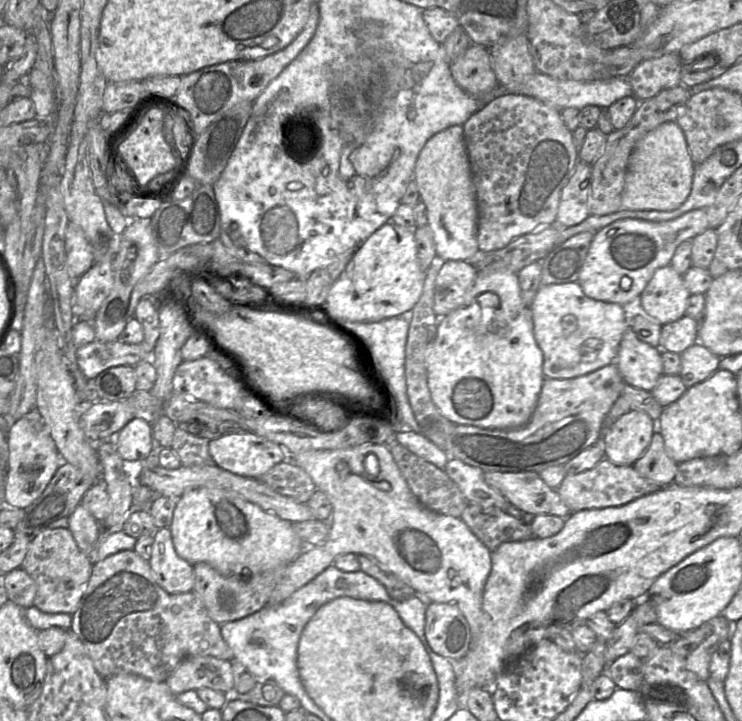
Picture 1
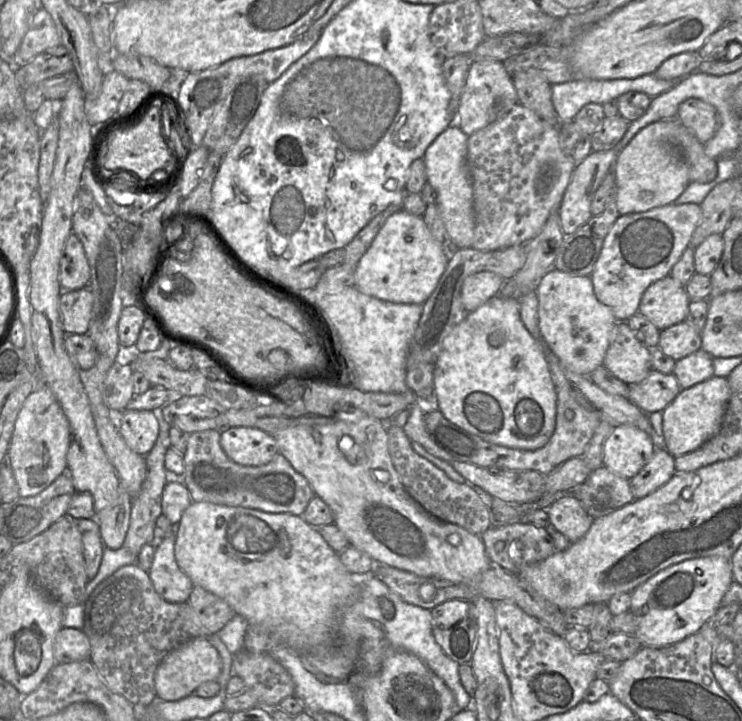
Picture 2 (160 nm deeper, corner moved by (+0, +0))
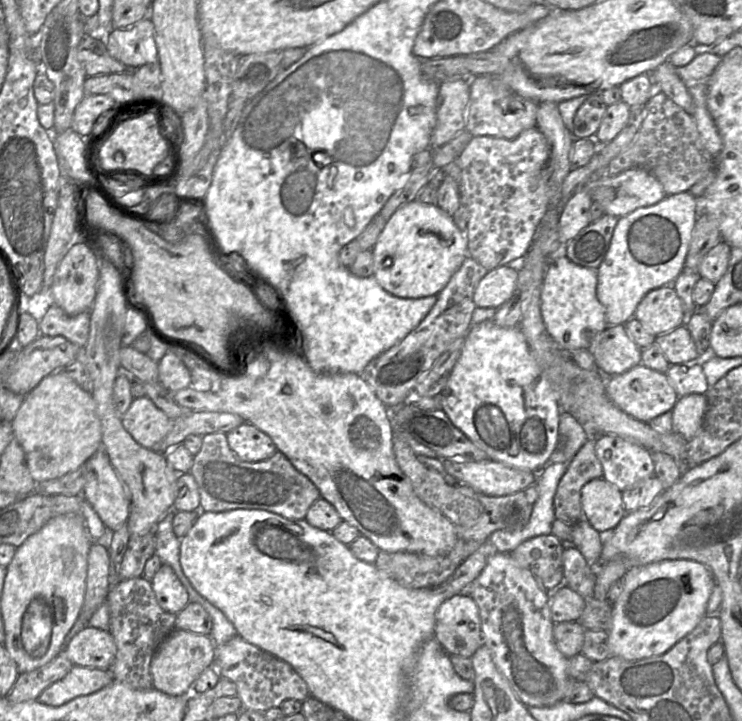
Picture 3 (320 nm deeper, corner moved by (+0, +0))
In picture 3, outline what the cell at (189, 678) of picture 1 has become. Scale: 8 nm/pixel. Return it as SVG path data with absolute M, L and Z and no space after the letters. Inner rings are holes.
M174 630L157 648L150 663L152 688L169 696L192 693L192 686L199 675L214 665L215 644L210 636L189 631Z

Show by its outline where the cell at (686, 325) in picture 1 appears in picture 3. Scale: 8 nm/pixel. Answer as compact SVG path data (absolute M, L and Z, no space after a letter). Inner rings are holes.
M686 325L656 336L655 344L670 364L702 360Z

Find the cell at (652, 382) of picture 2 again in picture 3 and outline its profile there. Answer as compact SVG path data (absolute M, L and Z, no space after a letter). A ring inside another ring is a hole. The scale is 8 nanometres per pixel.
M639 364L621 374L606 376L605 390L609 399L629 416L650 422L653 418L671 411L679 396L665 373Z

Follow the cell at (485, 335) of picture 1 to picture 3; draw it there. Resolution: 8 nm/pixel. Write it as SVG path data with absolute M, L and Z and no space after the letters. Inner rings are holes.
M486 320L472 325L464 339L461 355L445 388L438 395L439 406L451 422L487 454L488 459L540 473L559 447L559 416L562 410L554 386L532 354L519 326L501 327L493 320Z

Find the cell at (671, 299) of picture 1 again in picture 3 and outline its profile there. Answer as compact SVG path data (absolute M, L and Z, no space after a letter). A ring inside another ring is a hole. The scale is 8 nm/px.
M673 285L649 291L636 307L634 317L655 336L685 325L688 317Z

